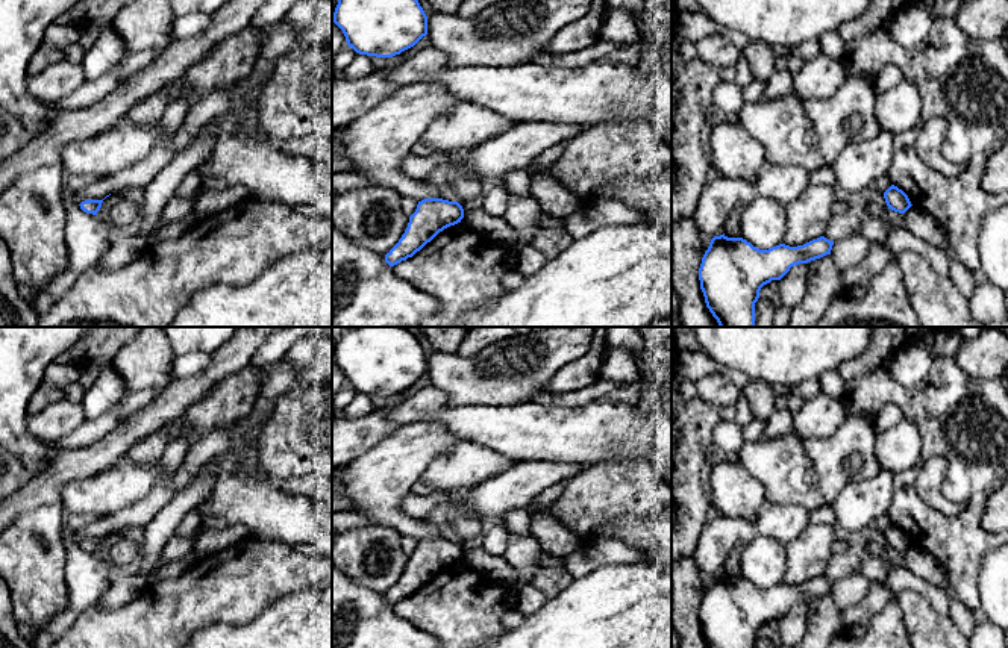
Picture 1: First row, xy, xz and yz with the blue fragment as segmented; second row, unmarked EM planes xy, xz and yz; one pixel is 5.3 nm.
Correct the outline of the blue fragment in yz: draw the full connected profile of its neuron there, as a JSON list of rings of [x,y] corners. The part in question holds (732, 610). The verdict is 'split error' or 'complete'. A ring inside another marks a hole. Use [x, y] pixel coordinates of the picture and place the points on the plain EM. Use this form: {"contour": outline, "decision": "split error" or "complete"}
{"contour": [[[714,575],[699,607],[708,648],[755,648],[759,630],[791,606],[831,593],[834,580],[820,575],[803,584],[759,589],[743,577]]], "decision": "complete"}

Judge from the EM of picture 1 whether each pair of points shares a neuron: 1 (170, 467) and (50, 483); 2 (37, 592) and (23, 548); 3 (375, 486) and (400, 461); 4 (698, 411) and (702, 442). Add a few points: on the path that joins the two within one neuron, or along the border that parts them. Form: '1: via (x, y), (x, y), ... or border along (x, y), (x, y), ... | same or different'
1: border along (108, 471), (70, 480), (62, 488), (61, 501) | different
2: via (35, 582), (31, 559) | same
3: via (381, 480), (394, 467) | same
4: via (698, 418), (701, 435) | same

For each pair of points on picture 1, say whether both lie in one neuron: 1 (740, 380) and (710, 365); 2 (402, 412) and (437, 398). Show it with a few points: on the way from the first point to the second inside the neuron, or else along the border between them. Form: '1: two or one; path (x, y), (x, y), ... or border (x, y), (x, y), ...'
1: one; path (732, 376), (717, 368)
2: one; path (411, 411), (428, 401)

